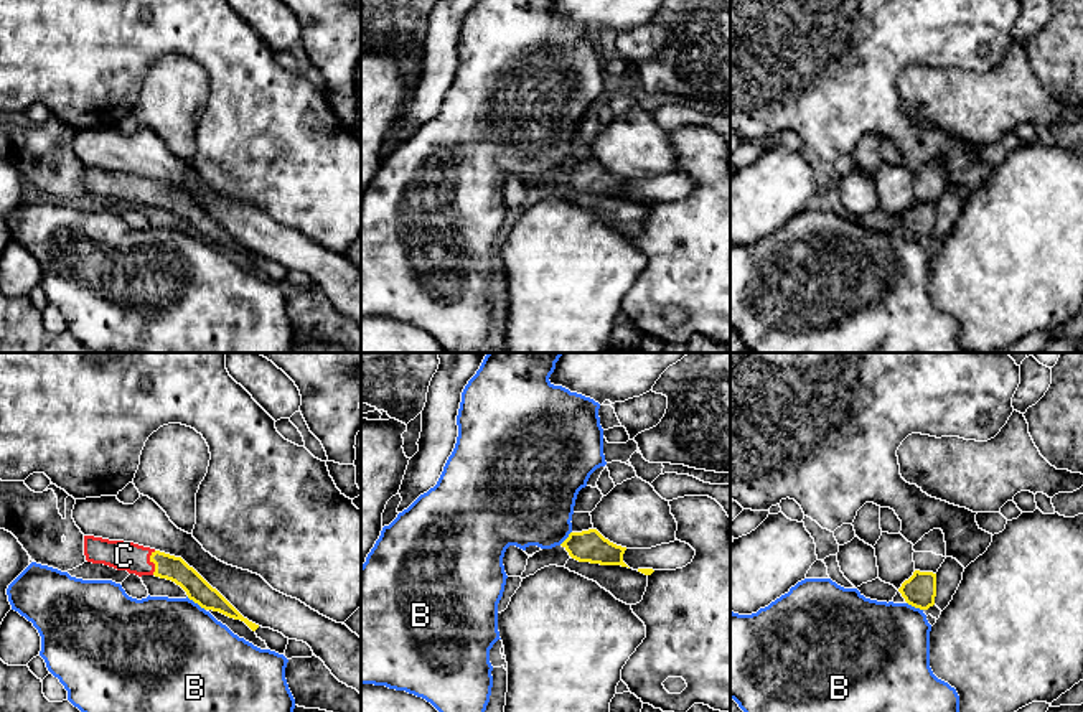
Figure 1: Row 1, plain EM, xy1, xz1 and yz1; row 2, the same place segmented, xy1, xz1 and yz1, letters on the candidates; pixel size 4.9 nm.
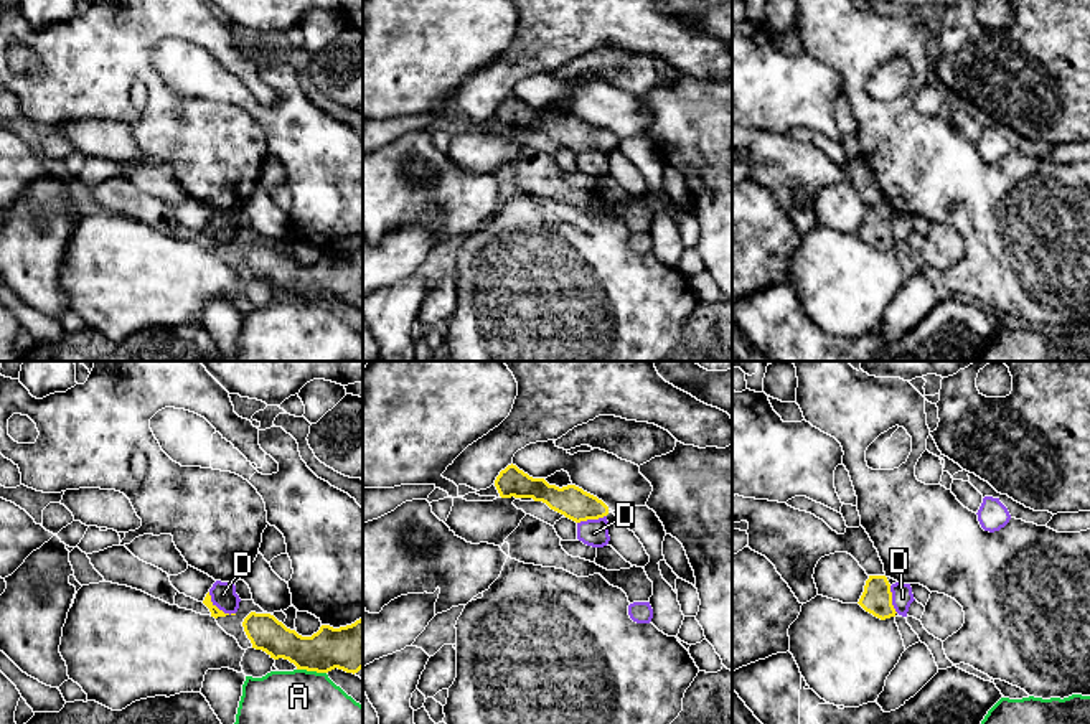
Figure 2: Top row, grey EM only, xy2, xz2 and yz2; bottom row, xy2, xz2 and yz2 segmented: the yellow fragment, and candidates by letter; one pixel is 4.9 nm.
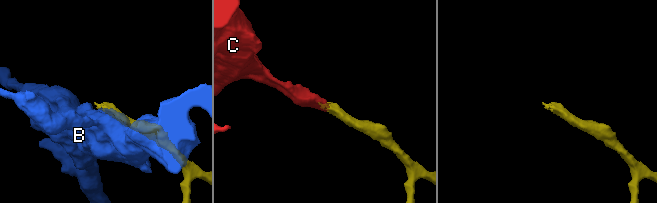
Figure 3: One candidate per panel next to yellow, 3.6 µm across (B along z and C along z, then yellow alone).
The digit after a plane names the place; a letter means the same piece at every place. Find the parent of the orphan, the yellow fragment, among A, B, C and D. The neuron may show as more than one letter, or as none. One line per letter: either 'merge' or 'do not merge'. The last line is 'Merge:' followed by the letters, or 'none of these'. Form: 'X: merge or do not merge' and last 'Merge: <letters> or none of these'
A: do not merge
B: do not merge
C: merge
D: do not merge
Merge: C

